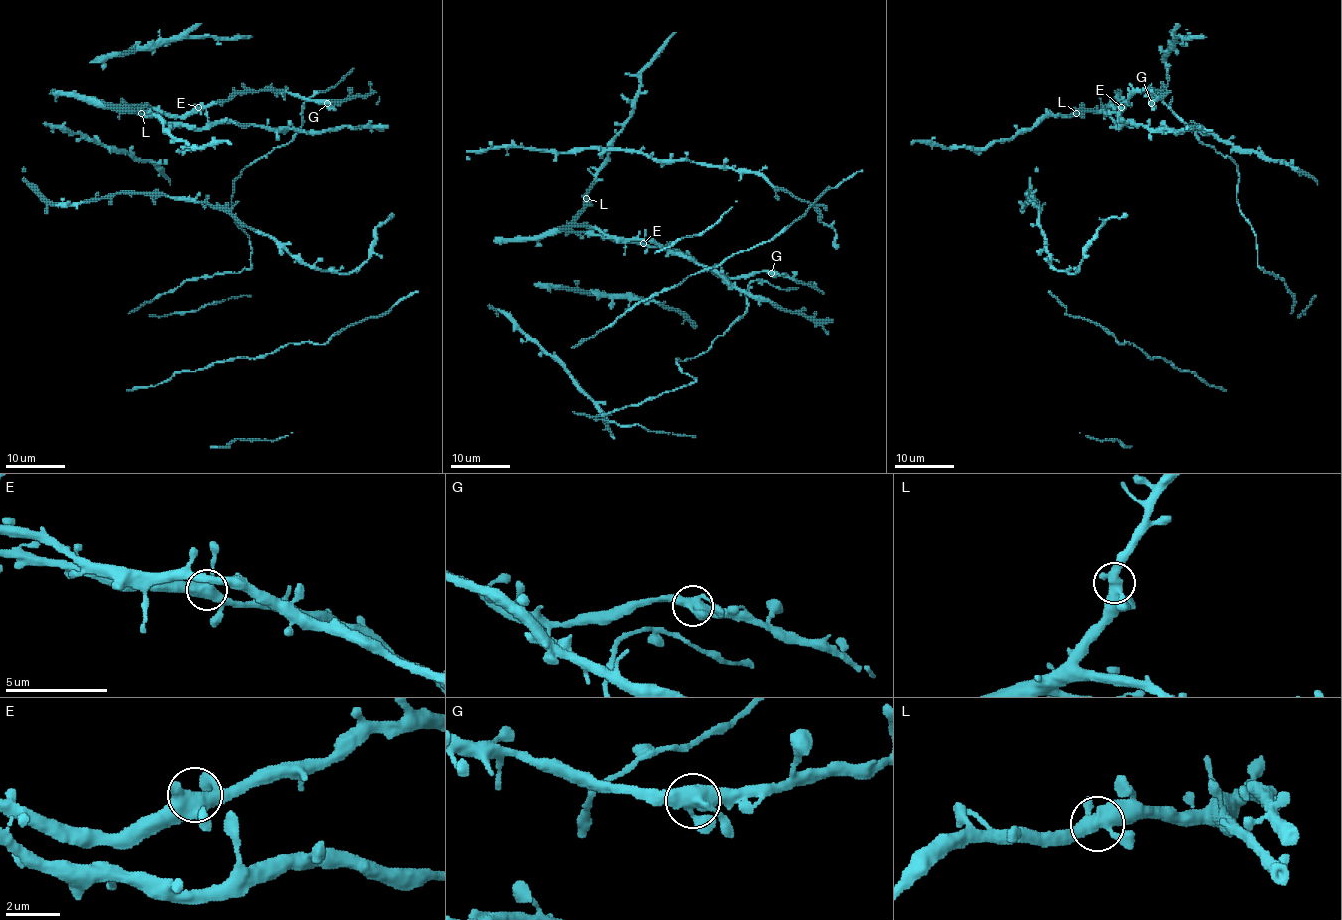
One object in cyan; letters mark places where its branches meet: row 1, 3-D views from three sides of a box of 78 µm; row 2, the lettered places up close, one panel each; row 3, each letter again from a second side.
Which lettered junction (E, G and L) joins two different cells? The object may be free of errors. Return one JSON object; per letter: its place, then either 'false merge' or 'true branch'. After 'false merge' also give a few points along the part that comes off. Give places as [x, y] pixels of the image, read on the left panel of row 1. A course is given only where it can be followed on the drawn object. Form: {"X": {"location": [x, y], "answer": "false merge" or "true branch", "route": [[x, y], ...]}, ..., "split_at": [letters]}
{"E": {"location": [198, 107], "answer": "true branch"}, "G": {"location": [327, 103], "answer": "true branch"}, "L": {"location": [141, 113], "answer": "true branch"}, "split_at": []}

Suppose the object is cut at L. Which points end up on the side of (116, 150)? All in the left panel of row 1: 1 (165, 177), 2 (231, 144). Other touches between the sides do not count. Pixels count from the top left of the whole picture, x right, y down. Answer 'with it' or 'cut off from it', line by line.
1: with it
2: cut off from it

